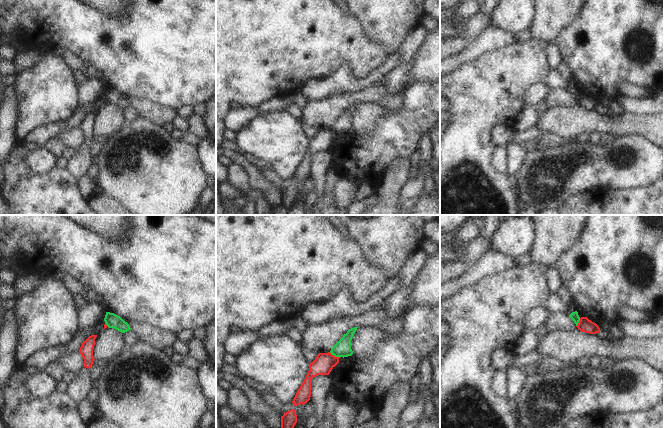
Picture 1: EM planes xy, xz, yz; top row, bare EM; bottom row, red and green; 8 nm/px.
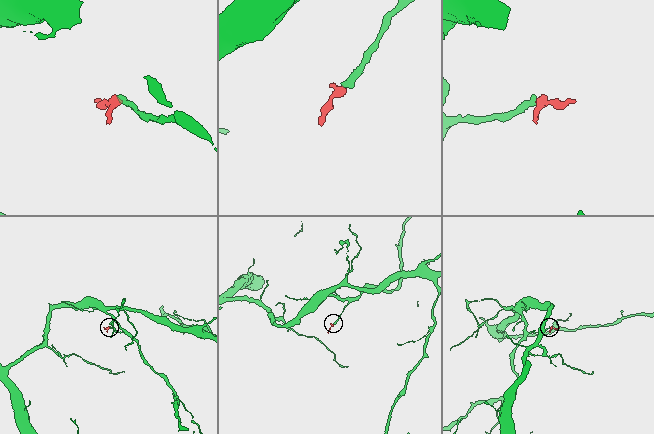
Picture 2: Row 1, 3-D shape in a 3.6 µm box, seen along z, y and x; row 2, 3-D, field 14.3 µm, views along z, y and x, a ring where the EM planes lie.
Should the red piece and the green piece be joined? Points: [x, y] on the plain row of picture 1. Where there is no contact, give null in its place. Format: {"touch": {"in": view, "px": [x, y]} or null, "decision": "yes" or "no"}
{"touch": {"in": "xz", "px": [333, 131]}, "decision": "no"}

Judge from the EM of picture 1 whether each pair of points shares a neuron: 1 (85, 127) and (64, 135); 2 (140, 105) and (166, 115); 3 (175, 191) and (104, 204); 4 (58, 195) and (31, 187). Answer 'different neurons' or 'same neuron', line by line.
1: different neurons
2: same neuron
3: different neurons
4: same neuron

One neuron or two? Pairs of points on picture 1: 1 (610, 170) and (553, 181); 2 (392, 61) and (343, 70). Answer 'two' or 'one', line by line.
1: one
2: one

